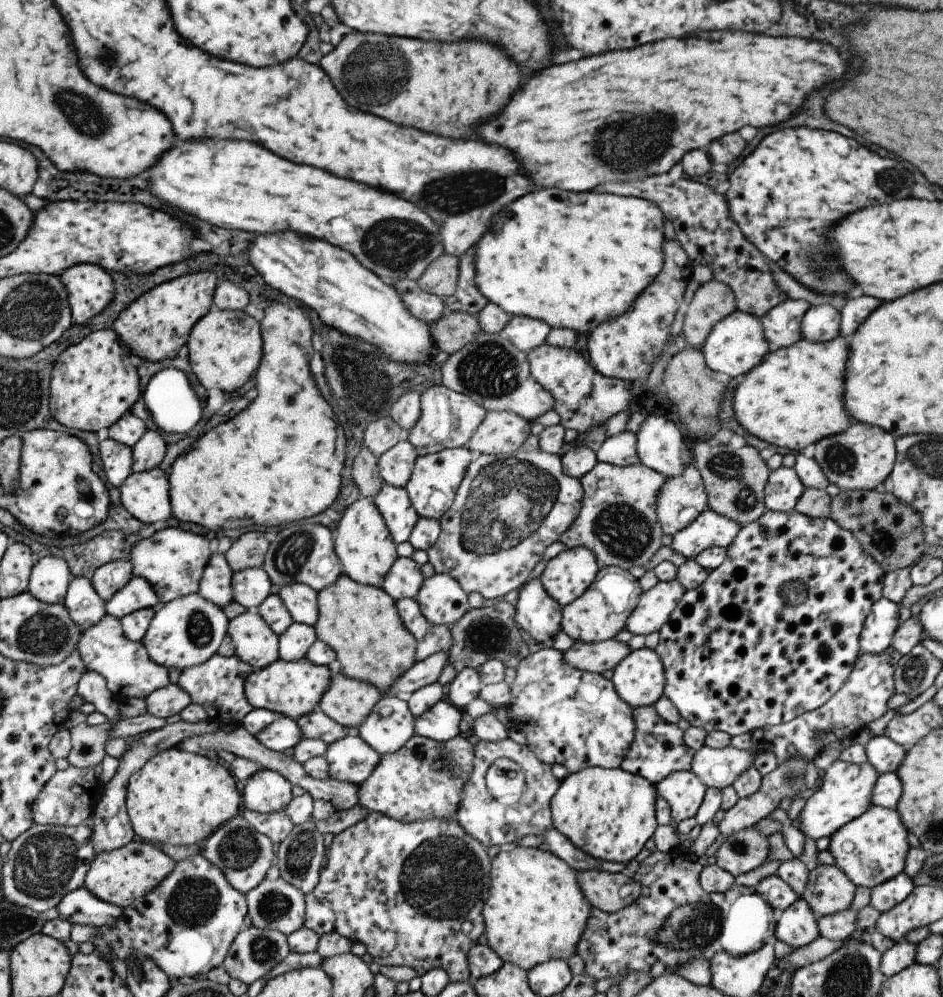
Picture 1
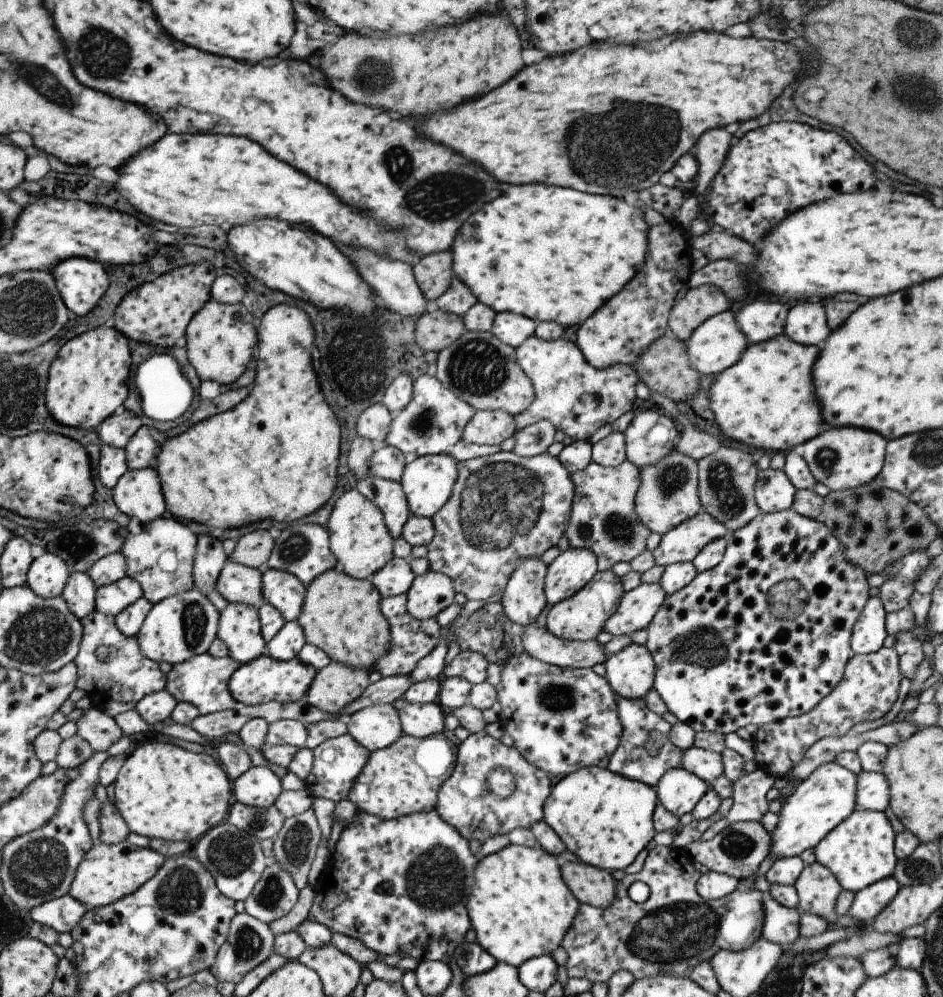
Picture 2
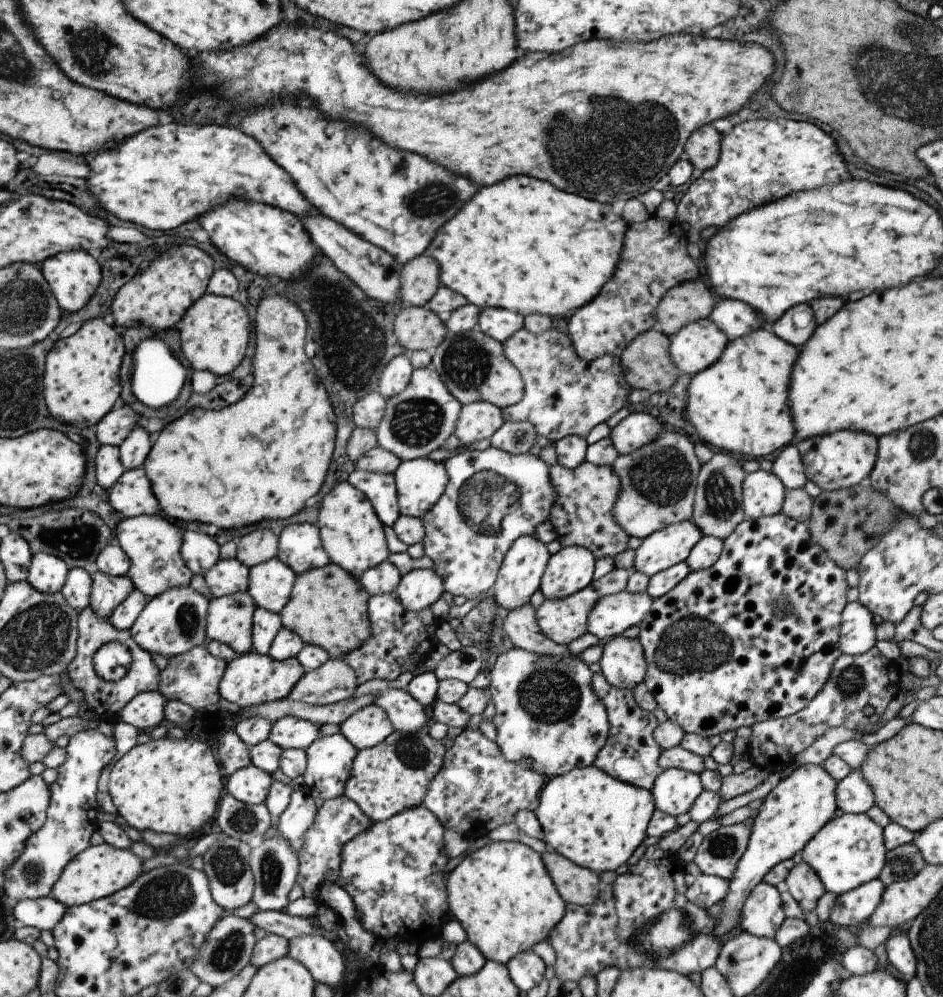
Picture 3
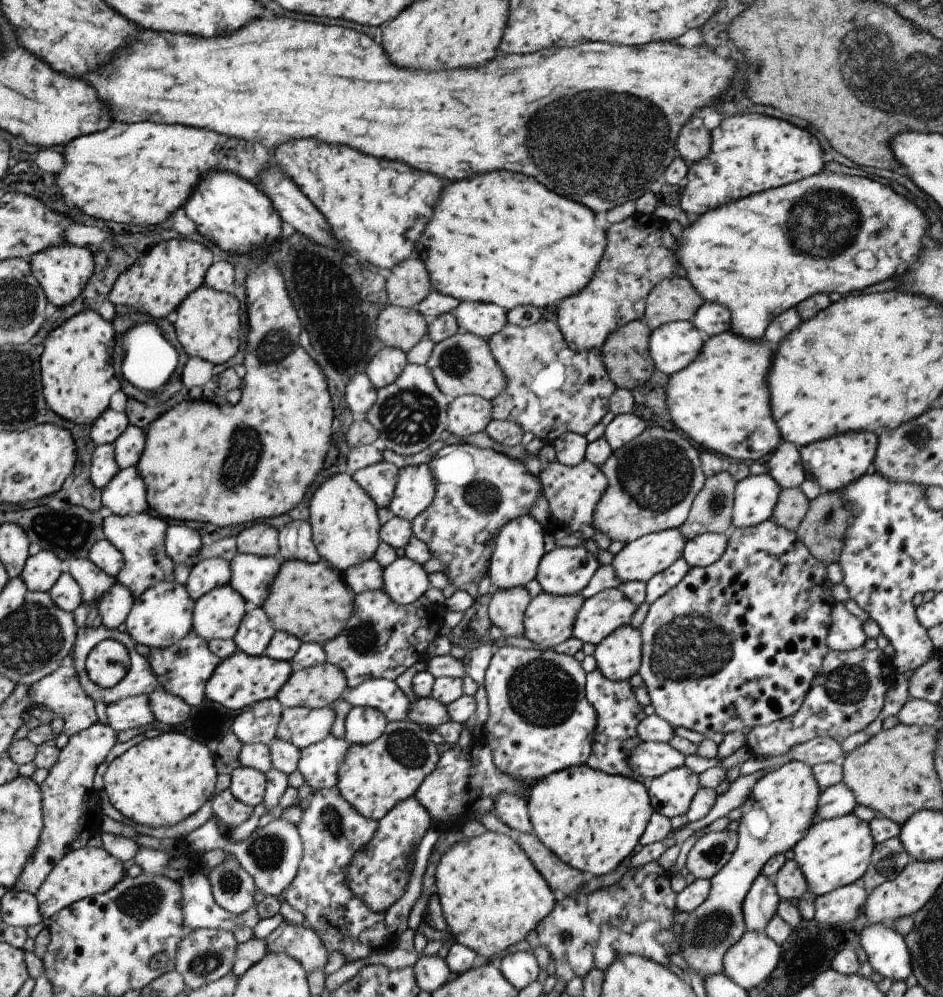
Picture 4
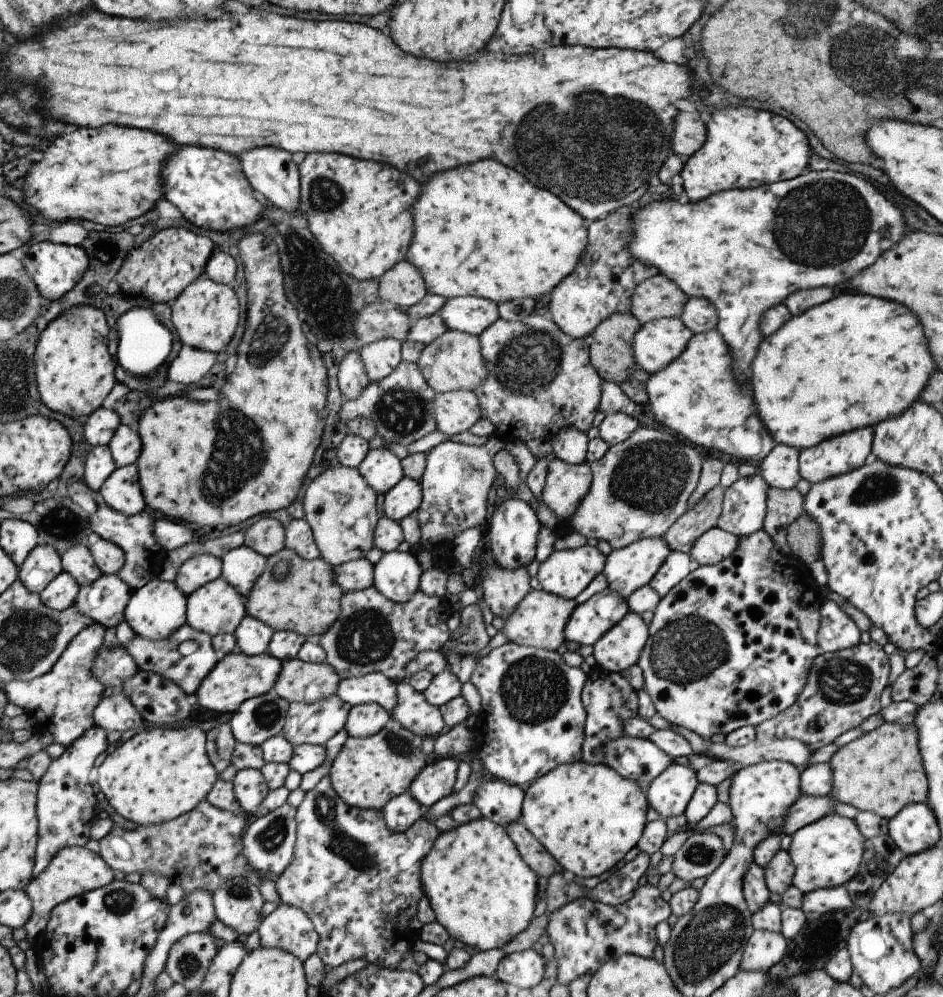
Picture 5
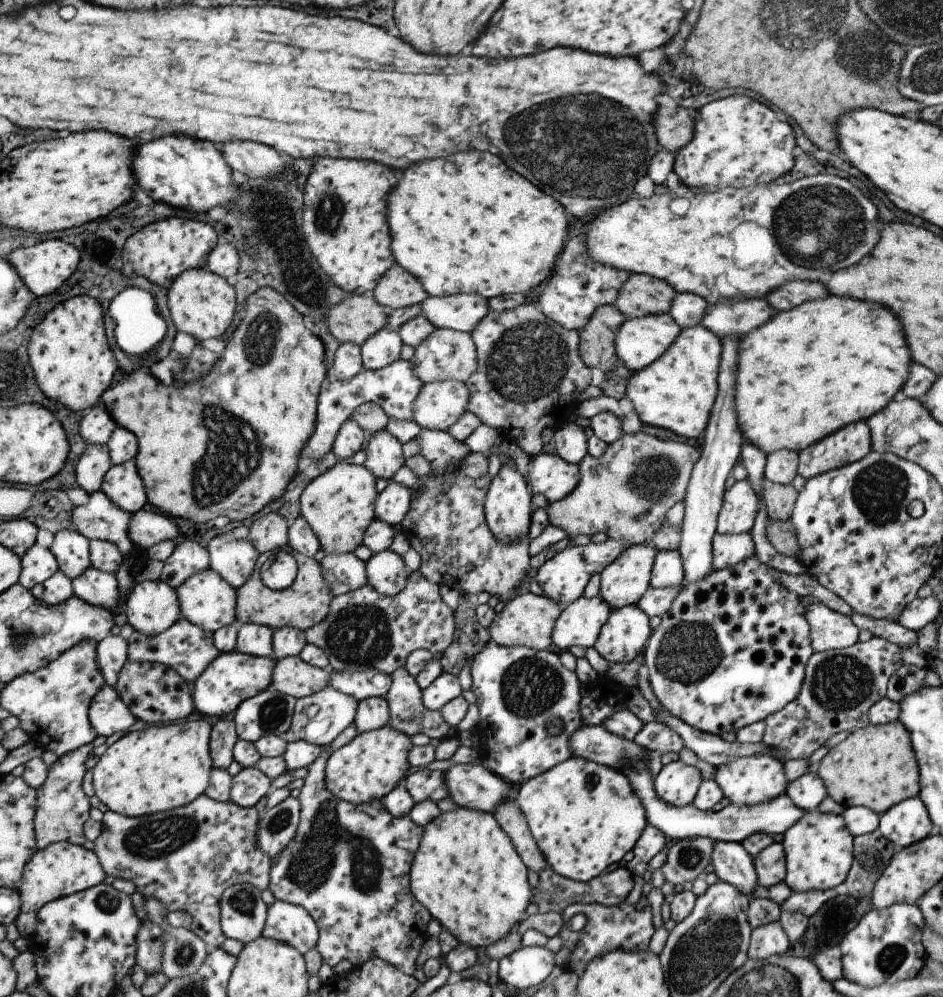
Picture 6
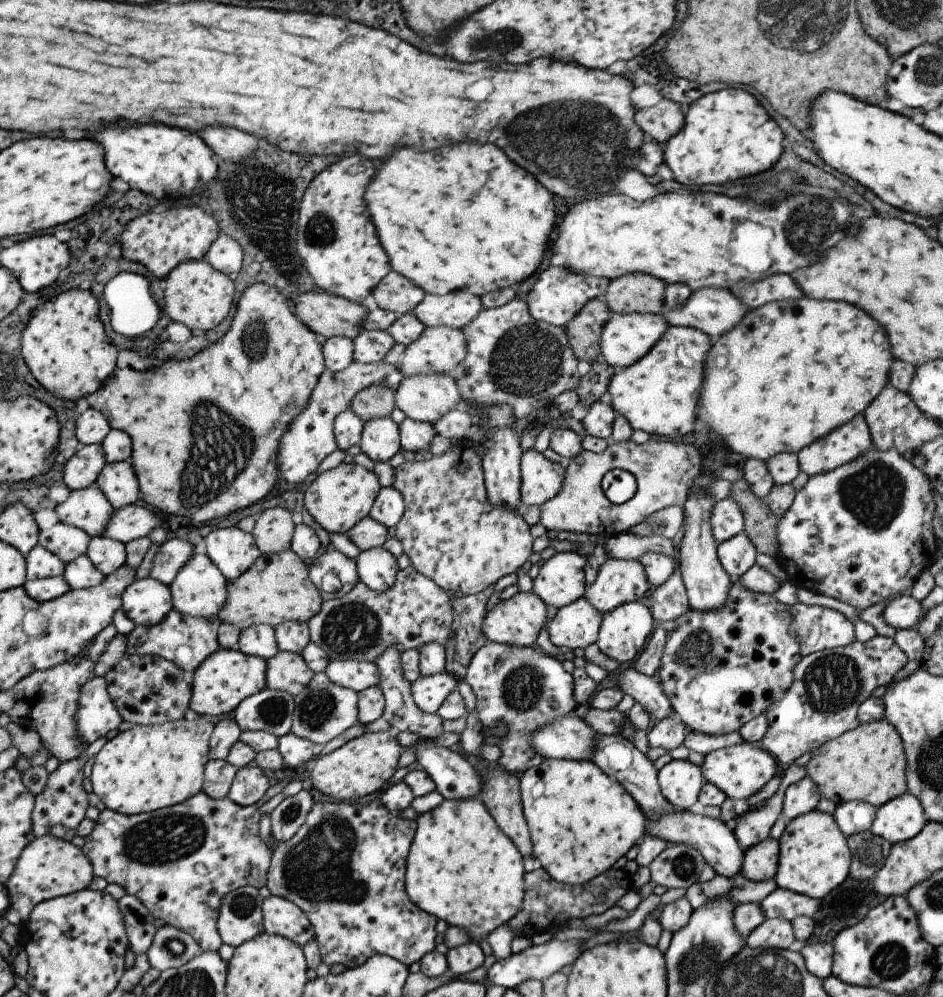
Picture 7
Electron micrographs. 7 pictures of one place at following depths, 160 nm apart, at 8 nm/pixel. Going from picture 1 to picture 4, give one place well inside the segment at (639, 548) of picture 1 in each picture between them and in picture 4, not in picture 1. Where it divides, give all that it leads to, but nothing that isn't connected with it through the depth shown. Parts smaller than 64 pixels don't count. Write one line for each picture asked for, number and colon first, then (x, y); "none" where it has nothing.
2: (602, 519)
3: (583, 497)
4: (571, 492)

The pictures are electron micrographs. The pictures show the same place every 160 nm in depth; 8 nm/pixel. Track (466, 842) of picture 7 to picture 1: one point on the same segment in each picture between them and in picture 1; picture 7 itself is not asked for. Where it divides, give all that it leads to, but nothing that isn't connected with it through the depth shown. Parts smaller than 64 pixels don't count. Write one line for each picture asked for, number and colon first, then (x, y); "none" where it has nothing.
1: (535, 911)
2: (520, 908)
3: (501, 895)
4: (491, 896)
5: (480, 890)
6: (465, 872)

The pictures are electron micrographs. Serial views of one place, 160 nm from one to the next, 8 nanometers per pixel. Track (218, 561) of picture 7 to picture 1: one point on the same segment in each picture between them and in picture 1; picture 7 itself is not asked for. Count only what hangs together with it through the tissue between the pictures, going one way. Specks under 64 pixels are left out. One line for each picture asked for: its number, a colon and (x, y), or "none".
1: (299, 600)
2: (282, 590)
3: (269, 583)
4: (251, 577)
5: (240, 567)
6: (233, 560)

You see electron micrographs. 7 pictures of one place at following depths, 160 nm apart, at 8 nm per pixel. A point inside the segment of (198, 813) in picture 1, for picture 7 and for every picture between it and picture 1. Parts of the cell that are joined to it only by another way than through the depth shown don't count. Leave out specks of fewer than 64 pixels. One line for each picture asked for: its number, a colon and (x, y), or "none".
2: (162, 791)
3: (172, 786)
4: (160, 781)
5: (159, 774)
6: (159, 768)
7: (143, 768)

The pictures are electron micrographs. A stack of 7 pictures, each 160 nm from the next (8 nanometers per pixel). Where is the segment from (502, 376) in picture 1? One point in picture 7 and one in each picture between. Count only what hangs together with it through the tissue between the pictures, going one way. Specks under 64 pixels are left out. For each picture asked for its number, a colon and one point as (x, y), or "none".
2: (482, 371)
3: (472, 366)
4: (461, 364)
5: (452, 362)
6: (445, 354)
7: (438, 349)

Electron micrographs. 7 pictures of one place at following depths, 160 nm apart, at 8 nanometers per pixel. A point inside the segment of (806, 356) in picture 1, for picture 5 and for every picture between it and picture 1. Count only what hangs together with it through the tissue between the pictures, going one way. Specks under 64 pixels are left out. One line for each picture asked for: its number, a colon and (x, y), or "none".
2: (764, 401)
3: (738, 404)
4: (719, 400)
5: (697, 396)

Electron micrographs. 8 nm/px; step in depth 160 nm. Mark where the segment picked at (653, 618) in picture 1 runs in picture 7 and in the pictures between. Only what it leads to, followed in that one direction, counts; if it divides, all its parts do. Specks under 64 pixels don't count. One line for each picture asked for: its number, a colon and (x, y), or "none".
2: (635, 609)
3: (614, 613)
4: (599, 615)
5: (590, 619)
6: (578, 624)
7: (575, 625)

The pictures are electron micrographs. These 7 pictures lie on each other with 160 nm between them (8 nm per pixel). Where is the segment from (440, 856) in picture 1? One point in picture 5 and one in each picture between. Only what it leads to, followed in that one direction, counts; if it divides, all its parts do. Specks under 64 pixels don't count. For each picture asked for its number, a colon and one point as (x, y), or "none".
2: (400, 886)
3: (394, 872)
4: (378, 874)
5: (401, 811)

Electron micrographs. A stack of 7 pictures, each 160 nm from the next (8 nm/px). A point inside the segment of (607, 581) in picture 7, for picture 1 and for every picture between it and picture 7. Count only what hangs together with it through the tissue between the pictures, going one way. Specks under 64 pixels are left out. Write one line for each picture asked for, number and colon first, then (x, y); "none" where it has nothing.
1: (709, 529)
2: (682, 543)
3: (662, 549)
4: (639, 560)
5: (630, 567)
6: (622, 582)

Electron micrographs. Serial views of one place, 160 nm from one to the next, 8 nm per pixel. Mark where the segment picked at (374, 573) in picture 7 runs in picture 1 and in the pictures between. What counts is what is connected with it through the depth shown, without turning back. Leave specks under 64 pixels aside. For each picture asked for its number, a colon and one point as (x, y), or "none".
1: (440, 600)
2: (429, 593)
3: (420, 588)
4: (403, 580)
5: (396, 576)
6: (386, 572)

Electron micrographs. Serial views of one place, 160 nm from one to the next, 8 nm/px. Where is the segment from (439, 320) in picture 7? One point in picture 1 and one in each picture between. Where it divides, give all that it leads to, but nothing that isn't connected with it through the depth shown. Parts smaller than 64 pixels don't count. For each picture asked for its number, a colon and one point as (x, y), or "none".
1: (524, 333)
2: (512, 329)
3: (498, 324)
4: (481, 319)
5: (467, 314)
6: (461, 312)

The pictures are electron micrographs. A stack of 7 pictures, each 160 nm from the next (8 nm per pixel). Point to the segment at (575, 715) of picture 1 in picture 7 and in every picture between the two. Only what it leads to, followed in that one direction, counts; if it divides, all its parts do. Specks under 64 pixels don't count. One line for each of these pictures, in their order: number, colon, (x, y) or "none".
2: (560, 719)
3: (546, 716)
4: (539, 723)
5: (530, 720)
6: (528, 703)
7: (518, 690)

